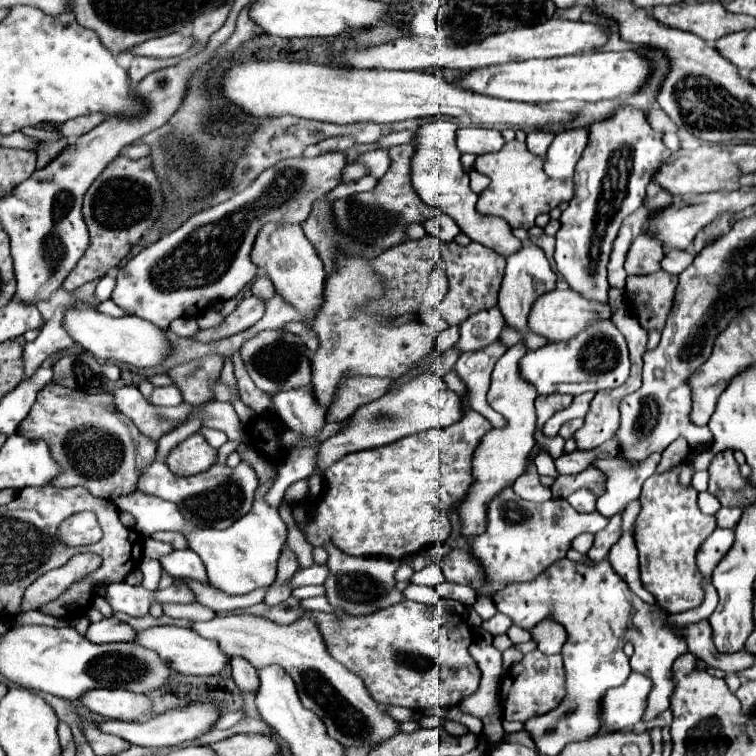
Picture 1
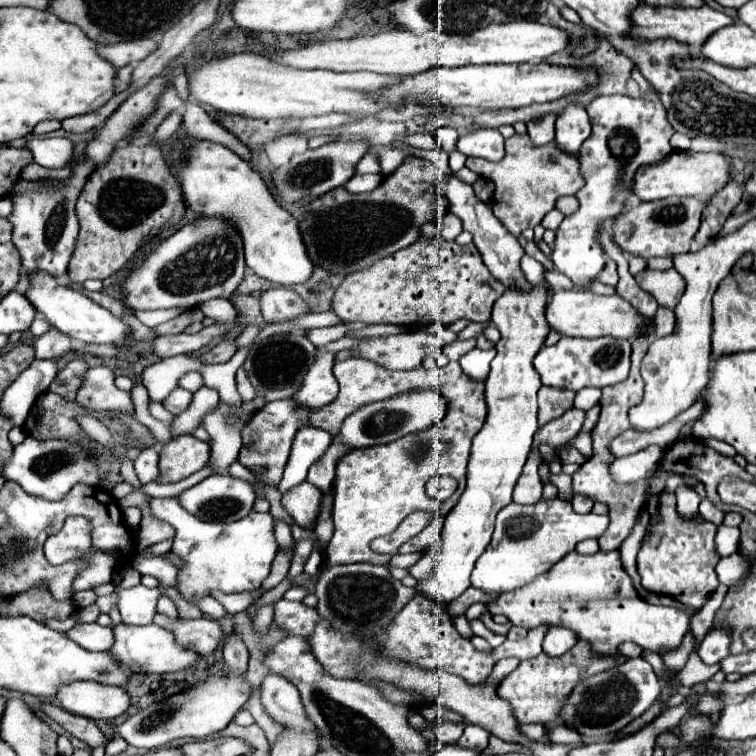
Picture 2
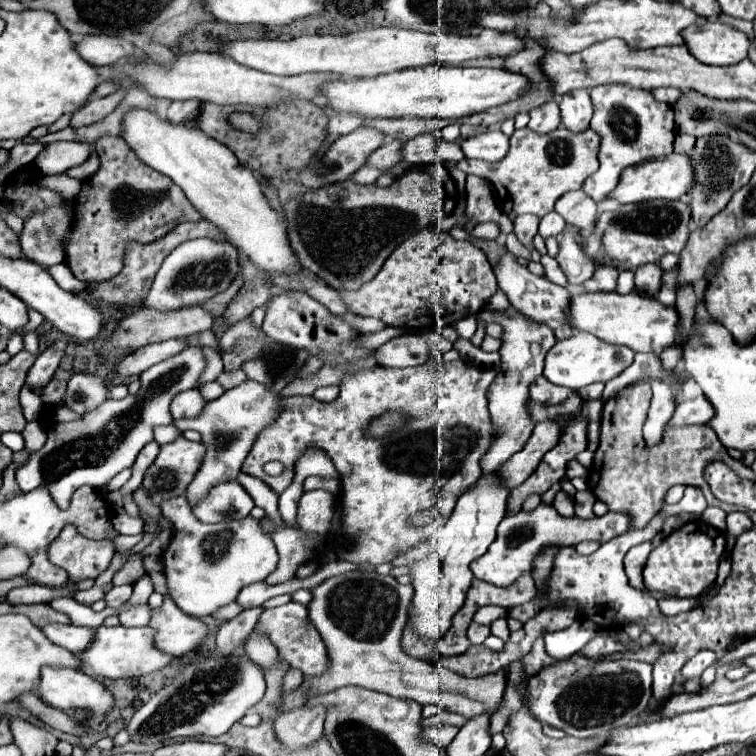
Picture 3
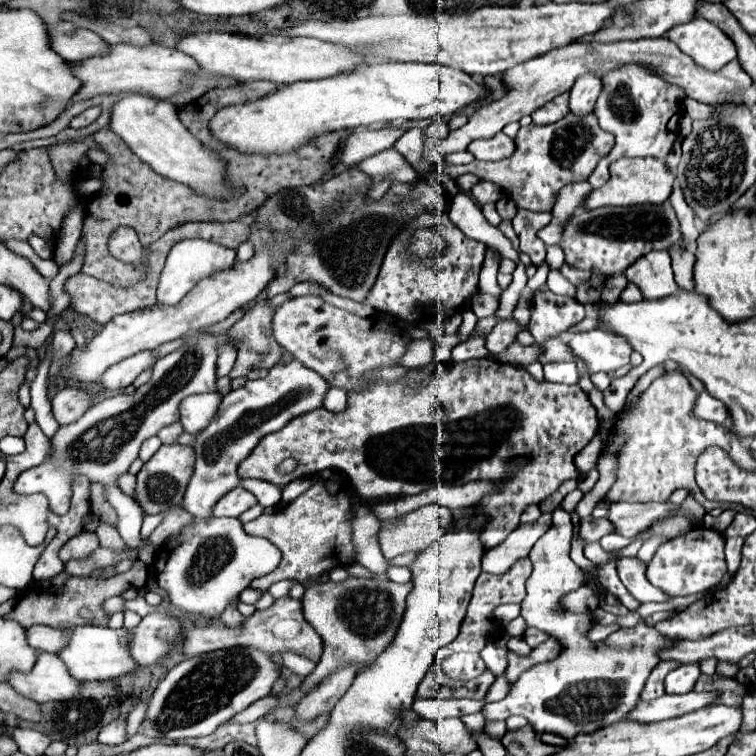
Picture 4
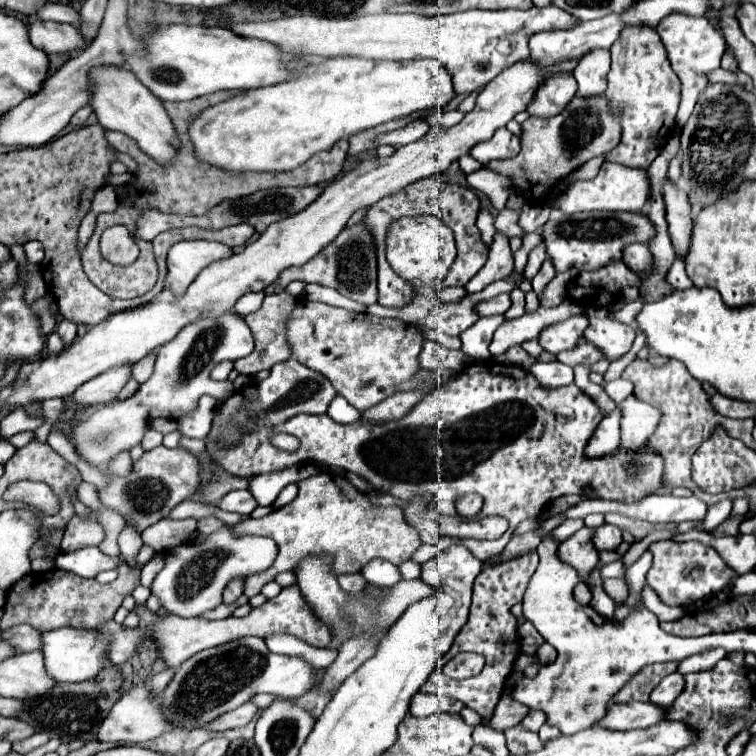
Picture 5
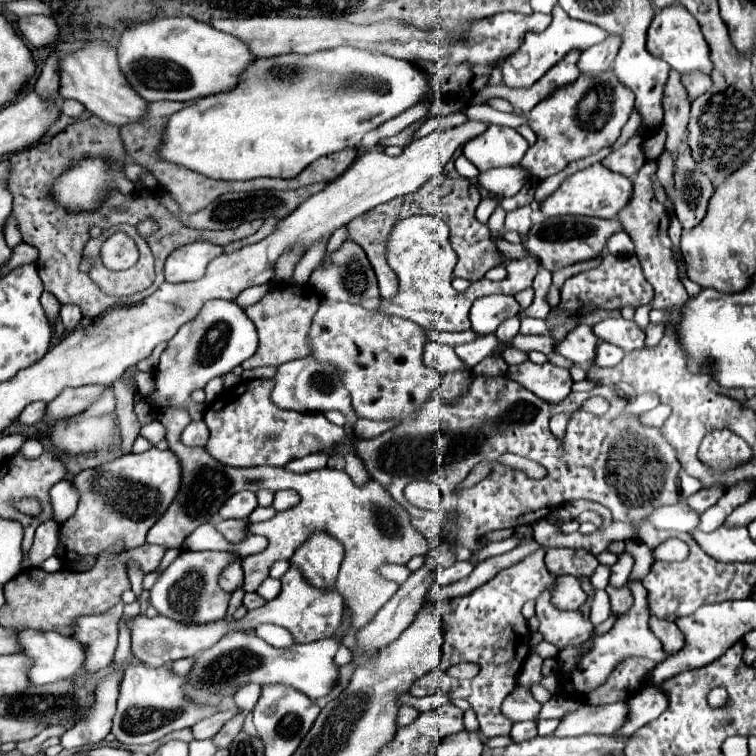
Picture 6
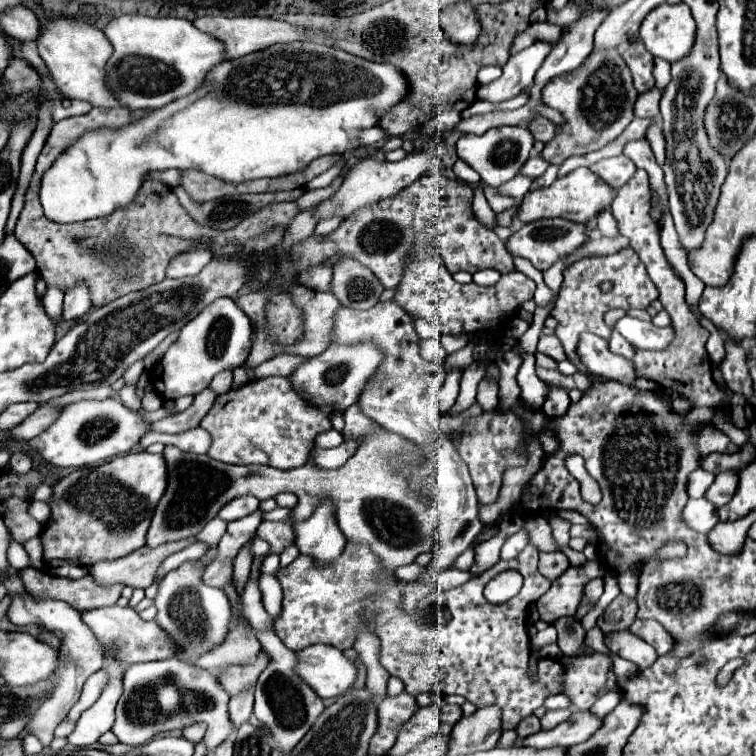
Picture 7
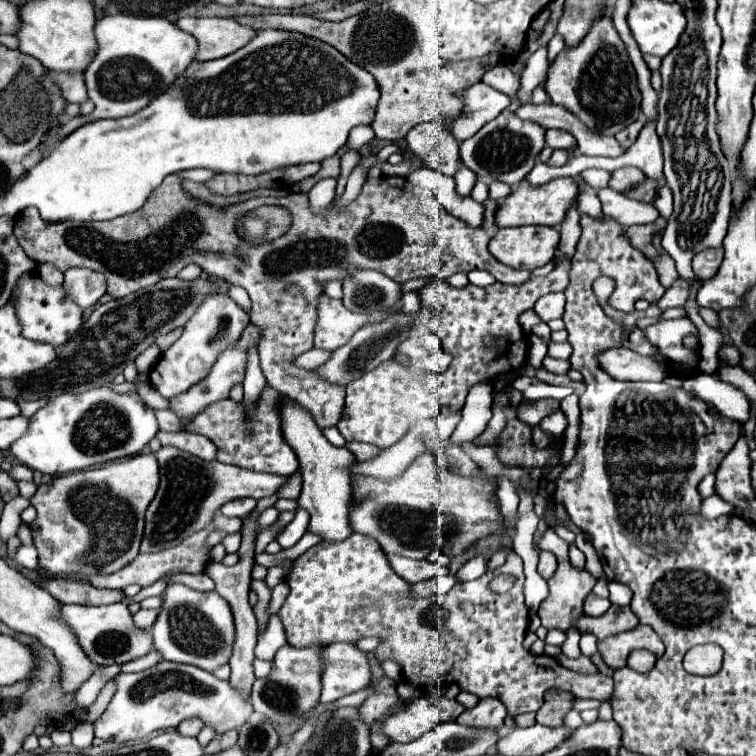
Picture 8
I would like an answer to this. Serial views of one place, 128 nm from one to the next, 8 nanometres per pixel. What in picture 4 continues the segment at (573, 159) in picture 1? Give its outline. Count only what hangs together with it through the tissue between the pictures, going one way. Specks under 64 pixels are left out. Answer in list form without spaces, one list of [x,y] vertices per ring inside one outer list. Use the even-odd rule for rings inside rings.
[[[584,74],[584,78],[576,80],[576,84],[570,90],[570,102],[568,102],[570,112],[576,116],[590,114],[594,110],[598,94],[600,94],[600,80],[588,78],[588,74]]]

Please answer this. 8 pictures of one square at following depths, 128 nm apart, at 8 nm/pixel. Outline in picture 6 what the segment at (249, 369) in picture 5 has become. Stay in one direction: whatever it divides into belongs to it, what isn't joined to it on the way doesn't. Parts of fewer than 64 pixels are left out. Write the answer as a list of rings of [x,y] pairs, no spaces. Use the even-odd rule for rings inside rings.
[[[286,284],[280,290],[268,292],[258,304],[246,308],[248,318],[256,324],[260,344],[252,358],[242,362],[242,368],[260,368],[260,366],[280,366],[284,362],[304,358],[308,350],[308,324],[312,324],[312,314],[320,306],[320,296],[314,294],[312,286],[292,286]]]

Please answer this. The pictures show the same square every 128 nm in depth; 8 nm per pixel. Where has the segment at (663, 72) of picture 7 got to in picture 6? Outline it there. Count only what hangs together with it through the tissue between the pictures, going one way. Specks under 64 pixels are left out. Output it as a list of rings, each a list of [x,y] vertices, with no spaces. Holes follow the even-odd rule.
[[[672,70],[666,86],[666,94],[664,94],[664,126],[662,126],[668,132],[666,150],[668,154],[672,154],[672,160],[678,158],[680,146],[684,144],[688,114],[690,114],[690,100],[688,100],[686,88],[682,86],[680,74]]]

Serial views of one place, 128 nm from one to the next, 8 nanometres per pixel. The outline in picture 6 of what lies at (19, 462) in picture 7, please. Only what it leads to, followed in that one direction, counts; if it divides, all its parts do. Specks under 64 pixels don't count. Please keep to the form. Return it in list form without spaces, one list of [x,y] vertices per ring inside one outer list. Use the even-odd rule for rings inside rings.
[[[29,438],[20,451],[26,458],[34,459],[40,456],[43,450],[43,445],[38,438]]]

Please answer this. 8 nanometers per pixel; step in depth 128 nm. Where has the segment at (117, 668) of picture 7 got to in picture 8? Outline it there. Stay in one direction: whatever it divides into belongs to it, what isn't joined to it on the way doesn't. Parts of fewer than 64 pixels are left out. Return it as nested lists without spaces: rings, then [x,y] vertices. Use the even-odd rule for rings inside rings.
[[[80,722],[72,732],[72,744],[78,750],[84,750],[86,746],[92,746],[94,740],[94,724],[92,722]]]

